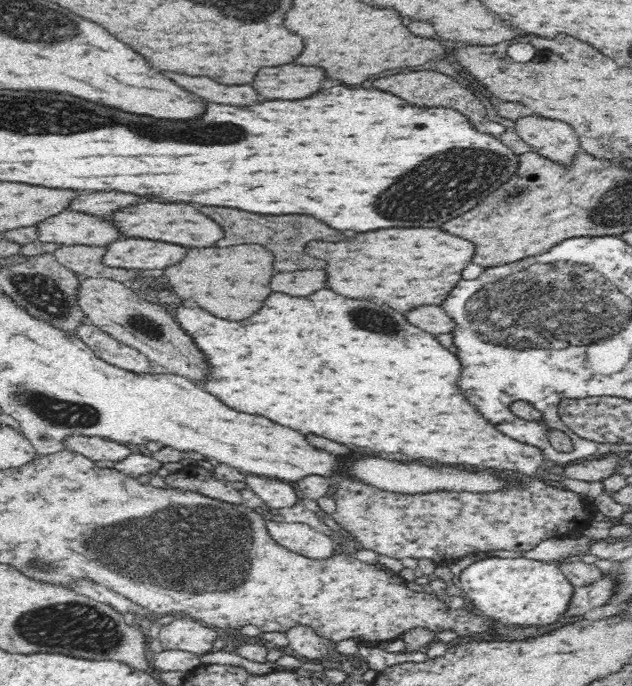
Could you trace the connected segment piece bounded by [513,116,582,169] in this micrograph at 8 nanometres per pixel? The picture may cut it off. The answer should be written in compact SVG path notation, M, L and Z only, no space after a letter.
M530 116L515 120L513 130L532 151L562 168L571 169L576 156L582 152L574 130L564 122L538 120Z

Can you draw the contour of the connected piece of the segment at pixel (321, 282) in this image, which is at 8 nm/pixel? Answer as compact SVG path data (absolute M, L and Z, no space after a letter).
M296 270L296 272L274 274L270 278L272 292L284 292L294 296L306 296L324 286L326 286L326 276L322 270Z

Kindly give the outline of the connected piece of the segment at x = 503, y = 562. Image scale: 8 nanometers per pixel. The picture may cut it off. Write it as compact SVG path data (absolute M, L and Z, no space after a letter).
M525 557L494 558L474 562L462 570L458 586L468 595L472 603L489 619L506 624L546 624L560 619L568 609L573 594L573 584L565 577L558 563L544 563Z

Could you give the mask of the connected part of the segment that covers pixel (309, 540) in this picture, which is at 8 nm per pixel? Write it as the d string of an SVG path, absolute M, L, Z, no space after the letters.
M270 520L265 521L265 528L279 546L308 558L327 558L334 552L334 542L330 536L307 524Z

